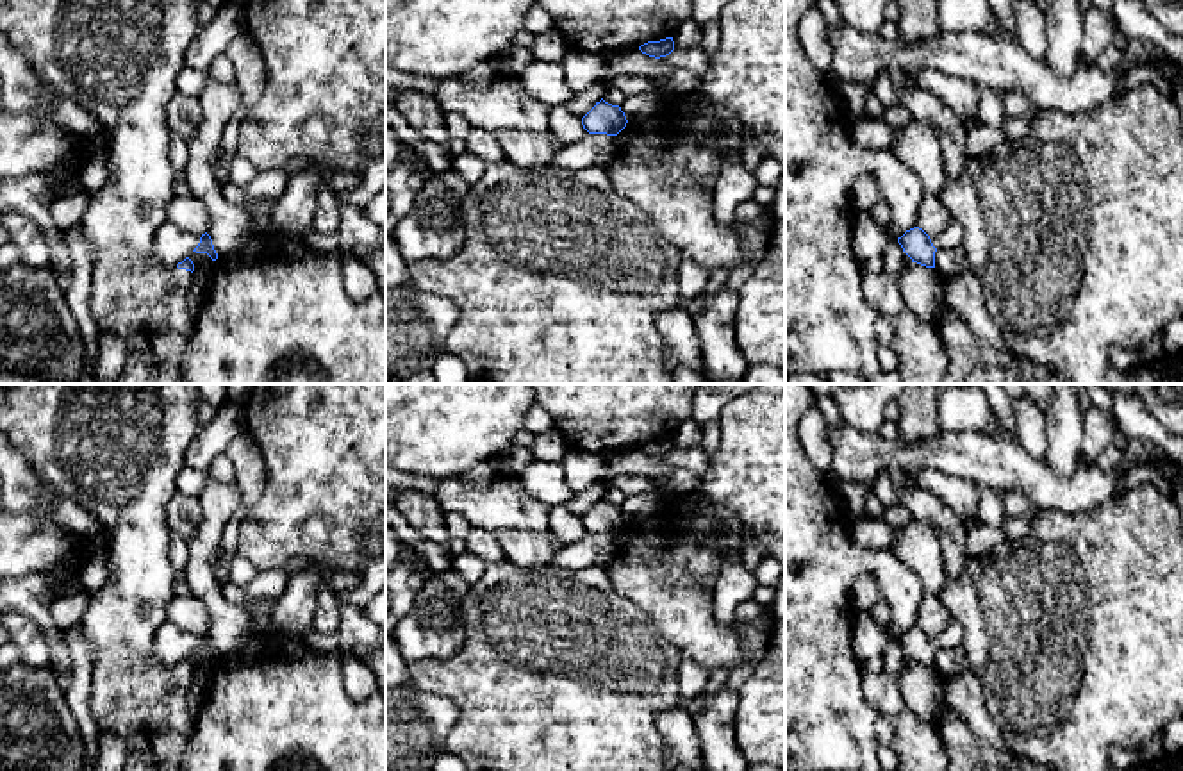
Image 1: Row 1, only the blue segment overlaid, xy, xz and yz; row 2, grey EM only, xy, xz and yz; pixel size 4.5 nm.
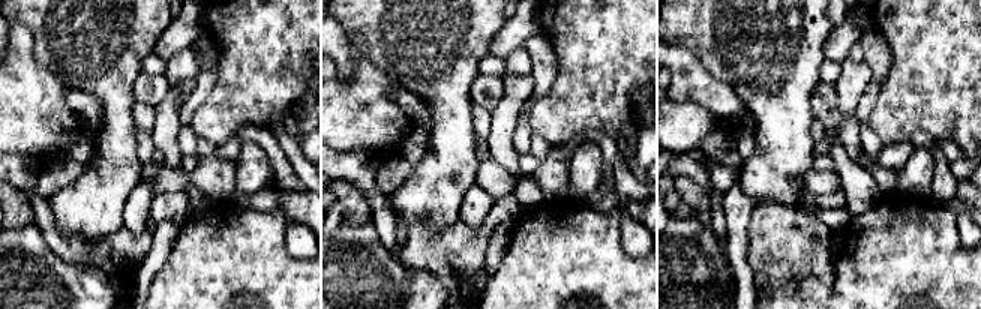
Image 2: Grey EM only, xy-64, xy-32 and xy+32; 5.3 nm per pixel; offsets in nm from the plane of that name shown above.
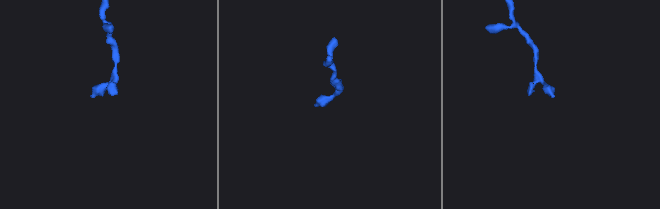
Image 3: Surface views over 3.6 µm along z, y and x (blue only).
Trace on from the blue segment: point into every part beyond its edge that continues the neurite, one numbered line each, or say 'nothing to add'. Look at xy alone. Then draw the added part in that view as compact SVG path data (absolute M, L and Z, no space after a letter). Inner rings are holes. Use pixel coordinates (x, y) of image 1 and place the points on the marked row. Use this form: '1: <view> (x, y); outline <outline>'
1: xy (141, 300); outline M112 246L96 255L89 311L130 350L123 373L112 384L187 384L182 361L194 325L187 311L191 282L191 271L162 264L152 250L141 253Z

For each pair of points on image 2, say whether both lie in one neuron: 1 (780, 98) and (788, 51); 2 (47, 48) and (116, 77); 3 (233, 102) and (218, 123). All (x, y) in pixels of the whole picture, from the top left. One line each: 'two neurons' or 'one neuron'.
1: one neuron
2: one neuron
3: one neuron

